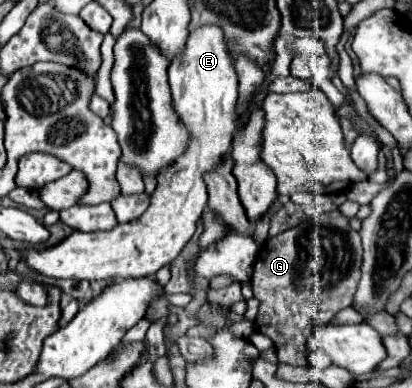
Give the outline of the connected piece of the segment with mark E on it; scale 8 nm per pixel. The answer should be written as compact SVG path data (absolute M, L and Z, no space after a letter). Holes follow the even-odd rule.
M203 25L193 31L189 31L185 49L179 57L171 61L171 93L173 93L173 103L175 111L179 117L183 117L187 129L191 131L191 145L187 151L163 171L163 175L158 175L155 193L151 195L151 205L149 209L135 221L117 225L111 231L97 231L97 233L83 233L83 231L73 231L69 237L59 241L53 247L47 249L21 249L19 259L27 263L37 275L43 277L53 277L53 279L127 279L127 277L149 277L155 275L163 265L171 263L179 251L185 247L185 243L191 239L195 233L195 225L207 205L207 185L203 183L203 171L211 171L217 167L223 159L223 155L231 149L233 133L237 127L237 115L235 115L235 101L237 101L237 73L233 69L233 59L229 55L227 43L225 43L225 33L219 25ZM139 237L149 237L149 243L125 243L133 241Z

